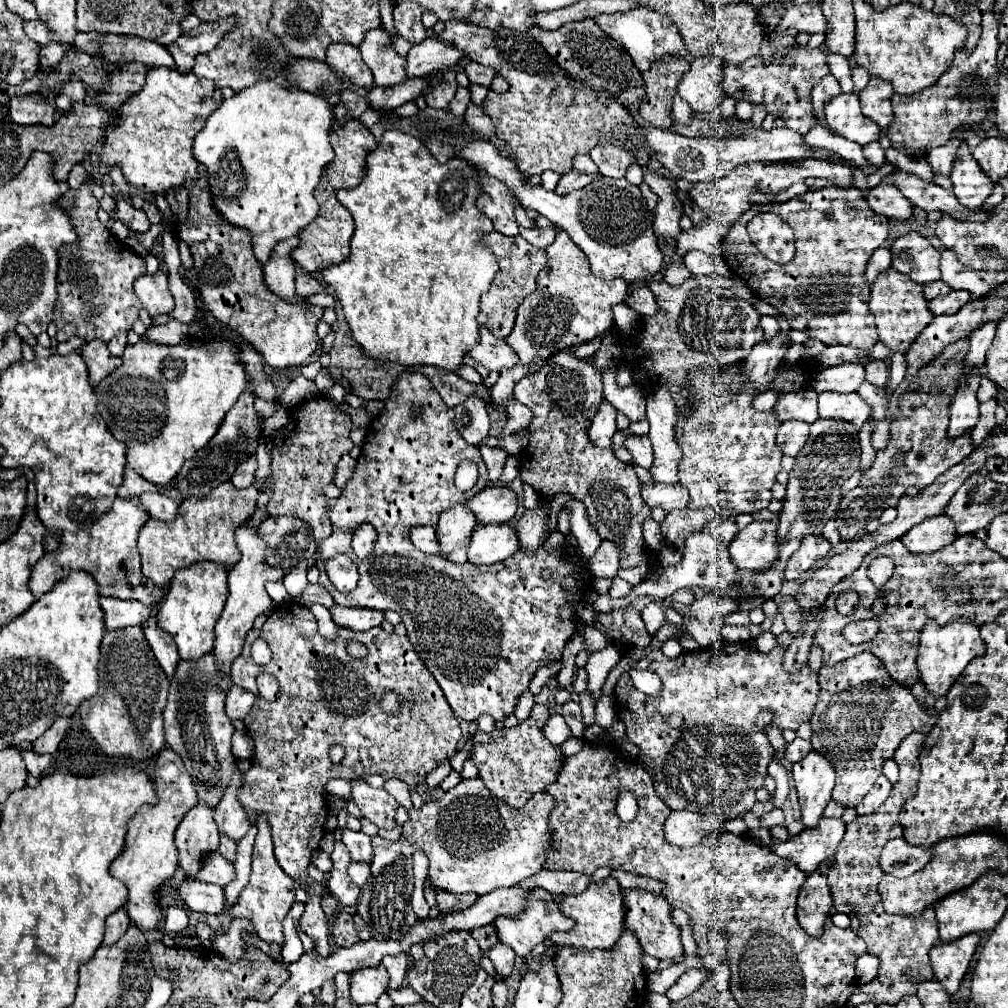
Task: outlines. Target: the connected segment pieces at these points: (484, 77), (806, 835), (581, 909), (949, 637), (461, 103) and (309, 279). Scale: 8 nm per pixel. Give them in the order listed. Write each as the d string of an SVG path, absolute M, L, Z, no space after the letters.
M469 62L469 64L465 64L465 74L469 76L469 80L473 84L491 88L491 80L493 80L493 68L491 66L483 66L483 64L477 64L477 62Z
M823 816L815 828L805 828L789 842L773 840L769 848L777 856L795 862L803 872L813 874L821 862L833 858L839 842L843 840L843 834L845 834L843 820L831 820Z
M605 878L603 882L593 882L583 894L577 896L559 896L557 904L563 914L571 916L577 926L569 932L551 934L551 942L557 946L575 946L575 948L611 948L621 932L625 930L625 904L623 904L623 888L615 878Z
M955 618L945 626L939 626L935 620L929 620L927 626L921 630L921 642L919 642L919 678L925 682L927 690L939 698L947 694L951 684L957 680L957 676L965 670L967 662L979 654L985 654L985 642L979 636L979 626L971 618Z
M457 88L457 94L455 94L449 110L451 110L453 114L459 114L459 116L461 116L461 114L465 114L469 102L471 102L471 90L469 90L469 88Z
M305 272L297 276L297 294L299 296L311 296L317 292L325 292L325 288L319 286L317 278L313 278L311 274L305 274Z

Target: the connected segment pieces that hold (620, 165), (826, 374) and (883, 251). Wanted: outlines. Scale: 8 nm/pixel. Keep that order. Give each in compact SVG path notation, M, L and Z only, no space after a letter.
M613 142L597 144L591 150L591 158L599 166L599 172L603 176L613 176L613 178L623 178L629 164L635 162L627 148L623 148L619 144L613 144Z
M843 362L837 366L829 366L817 372L815 388L819 392L833 390L833 392L857 392L861 382L865 380L863 364L859 362Z
M879 248L875 250L875 254L869 258L869 264L867 264L867 270L865 270L865 278L867 278L867 284L871 286L877 278L879 272L883 272L885 268L891 266L891 252L889 248Z

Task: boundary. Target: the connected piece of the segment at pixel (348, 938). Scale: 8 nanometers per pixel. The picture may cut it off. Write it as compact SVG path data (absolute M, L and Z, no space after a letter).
M339 912L337 918L331 924L331 938L337 946L349 948L355 942L359 942L359 936L353 928L353 916L349 912Z

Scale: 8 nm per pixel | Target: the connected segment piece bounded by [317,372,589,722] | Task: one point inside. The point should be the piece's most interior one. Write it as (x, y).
(482, 631)

